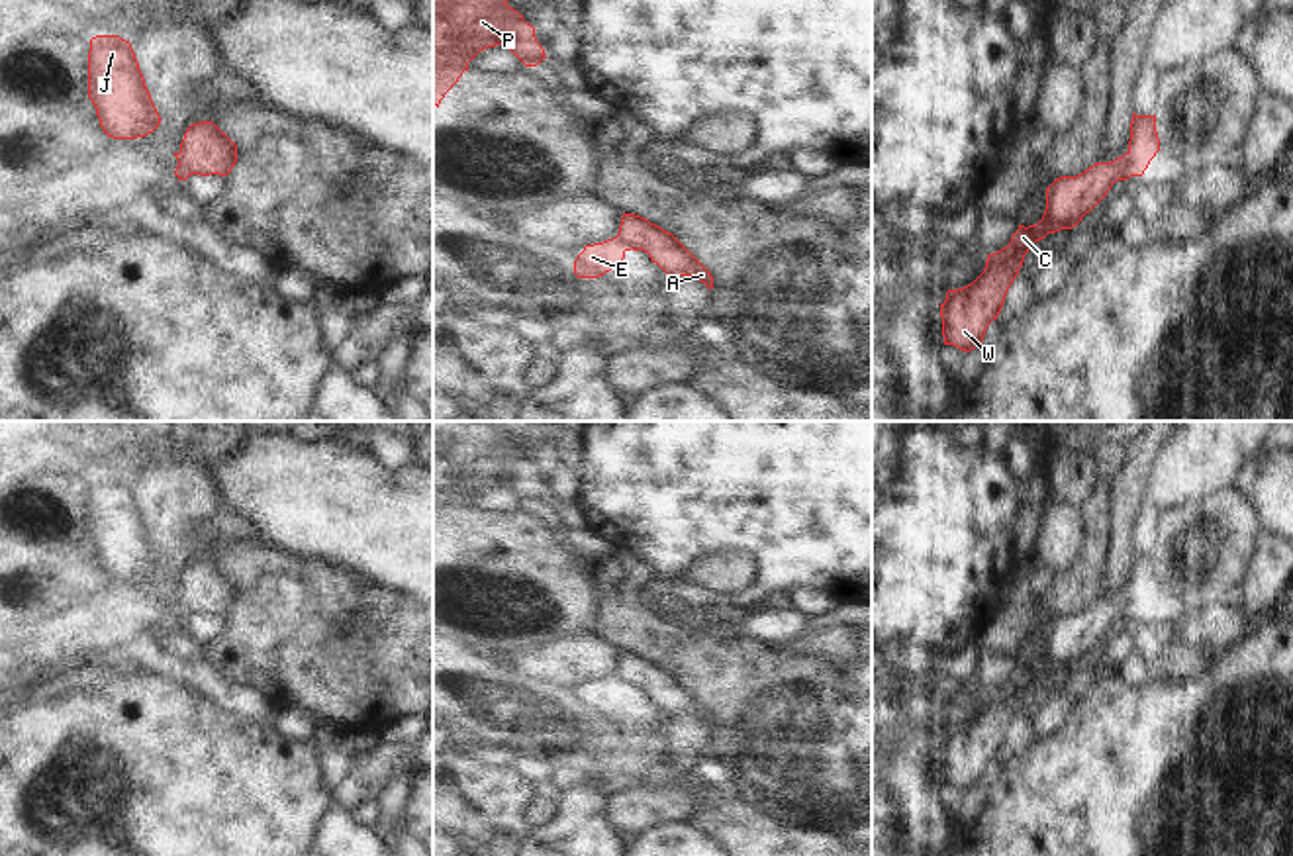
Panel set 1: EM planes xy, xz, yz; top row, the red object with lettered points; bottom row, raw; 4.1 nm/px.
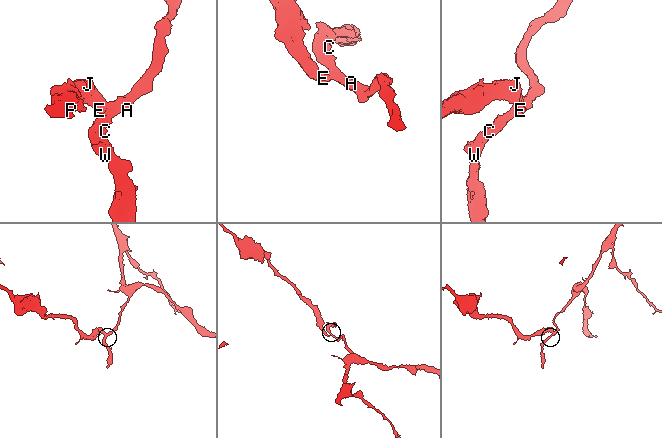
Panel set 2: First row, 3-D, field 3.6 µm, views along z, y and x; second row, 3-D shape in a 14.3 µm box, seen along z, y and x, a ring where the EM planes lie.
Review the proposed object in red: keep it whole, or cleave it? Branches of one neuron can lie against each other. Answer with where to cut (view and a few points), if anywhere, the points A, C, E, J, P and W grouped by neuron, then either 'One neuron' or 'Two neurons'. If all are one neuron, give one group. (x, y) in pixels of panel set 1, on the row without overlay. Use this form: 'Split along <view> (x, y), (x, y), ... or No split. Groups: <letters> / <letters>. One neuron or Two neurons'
Split along yz (1125, 592), (1133, 614). Groups: A C W / E J P. Two neurons

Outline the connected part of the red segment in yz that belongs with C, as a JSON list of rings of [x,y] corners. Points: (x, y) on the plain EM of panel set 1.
[[[1128,594],[1095,601],[1078,615],[1060,615],[1046,627],[1046,648],[1036,664],[1019,664],[1011,682],[987,693],[983,711],[968,725],[948,729],[940,742],[944,784],[970,791],[997,758],[1007,729],[1023,705],[1029,688],[1048,672],[1076,666],[1111,629],[1117,619],[1128,619]]]

